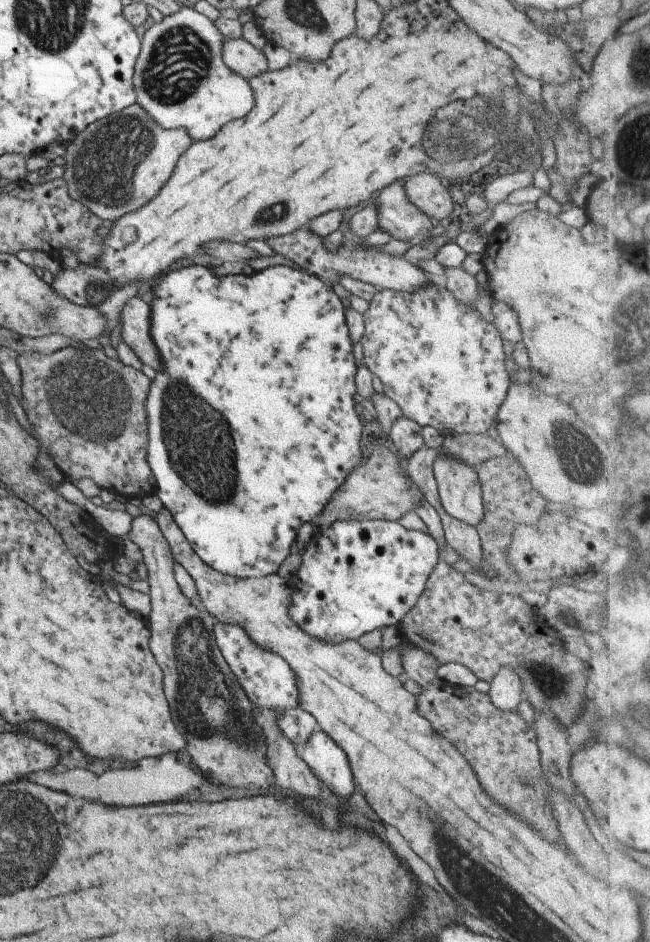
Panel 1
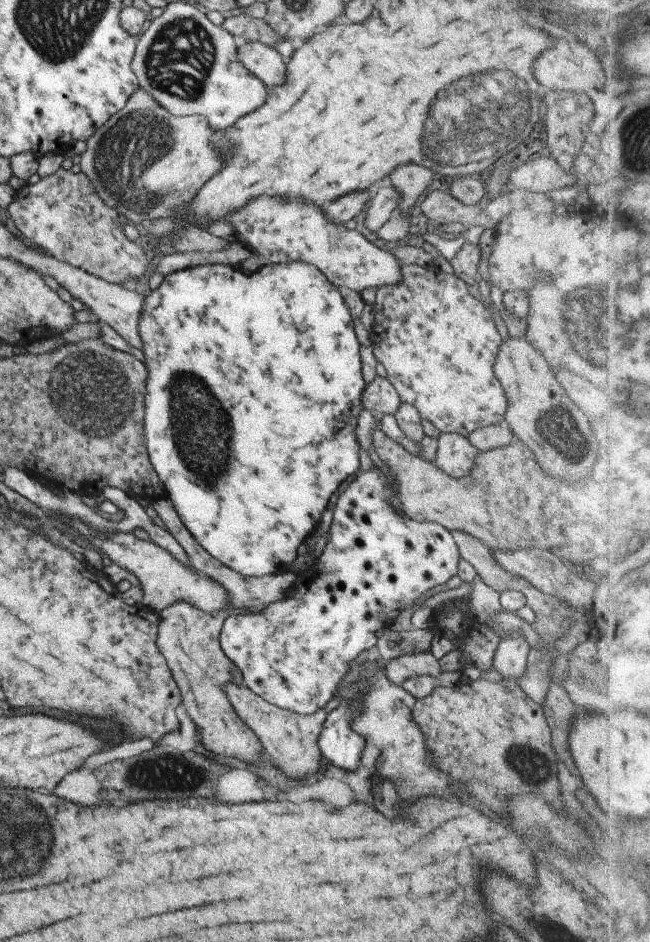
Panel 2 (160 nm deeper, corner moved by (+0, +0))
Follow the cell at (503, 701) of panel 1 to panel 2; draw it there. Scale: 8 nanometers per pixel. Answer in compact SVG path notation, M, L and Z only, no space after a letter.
M511 632L502 638L492 656L490 668L493 668L504 679L515 681L524 673L526 656L531 650L521 634Z

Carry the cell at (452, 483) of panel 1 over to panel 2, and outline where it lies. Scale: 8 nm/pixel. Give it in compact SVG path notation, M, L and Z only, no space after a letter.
M440 433L437 440L433 464L451 477L468 476L478 450L457 433Z

